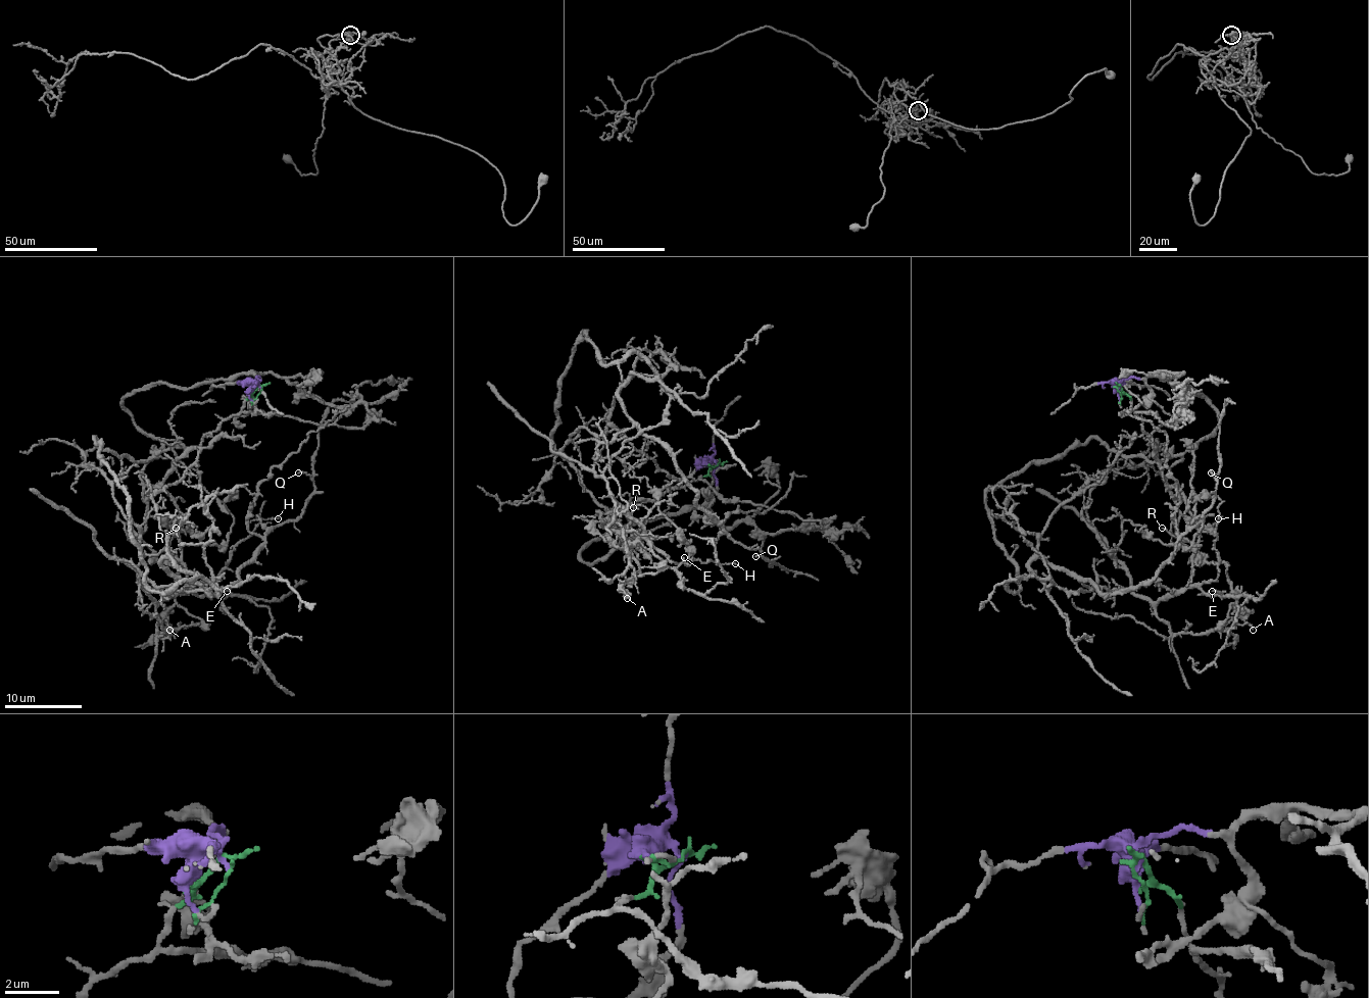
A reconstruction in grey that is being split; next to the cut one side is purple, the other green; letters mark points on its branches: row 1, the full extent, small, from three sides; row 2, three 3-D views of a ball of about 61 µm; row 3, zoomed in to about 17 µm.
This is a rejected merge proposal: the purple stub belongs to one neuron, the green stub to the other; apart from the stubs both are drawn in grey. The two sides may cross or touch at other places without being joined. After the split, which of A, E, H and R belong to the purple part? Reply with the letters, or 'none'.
A

